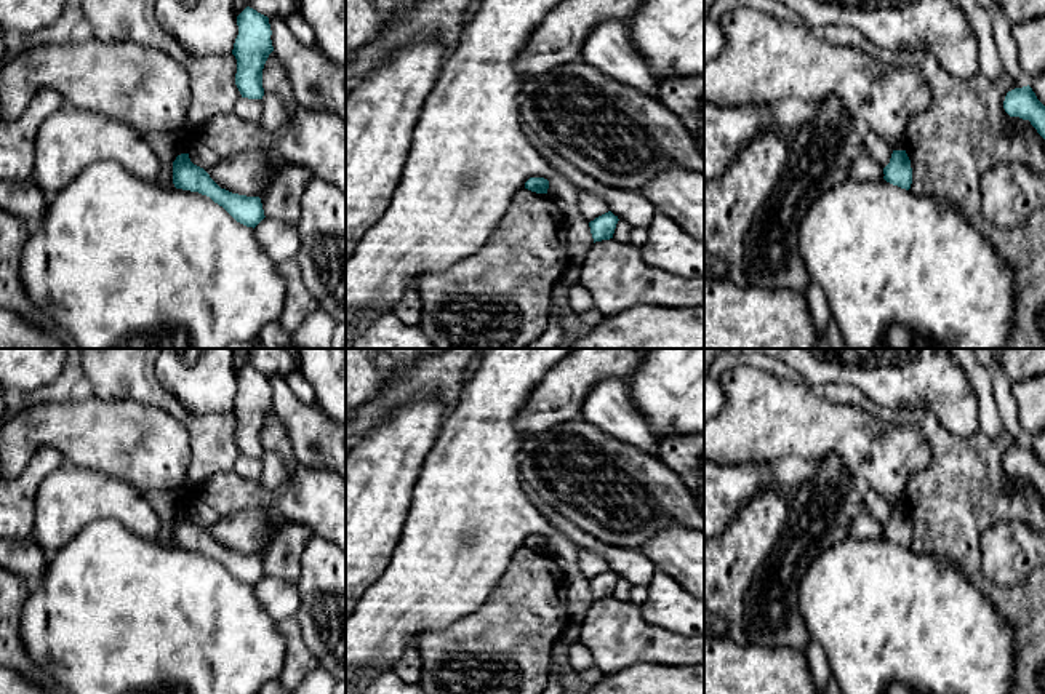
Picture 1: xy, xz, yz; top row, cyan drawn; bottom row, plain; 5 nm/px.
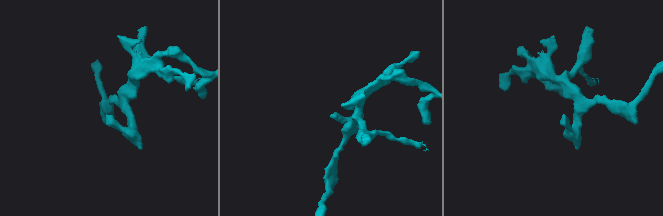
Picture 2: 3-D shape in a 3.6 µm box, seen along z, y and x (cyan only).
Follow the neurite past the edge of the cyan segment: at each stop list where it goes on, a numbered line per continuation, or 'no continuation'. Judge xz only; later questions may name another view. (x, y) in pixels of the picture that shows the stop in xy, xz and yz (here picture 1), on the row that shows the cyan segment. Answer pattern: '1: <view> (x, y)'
no continuation

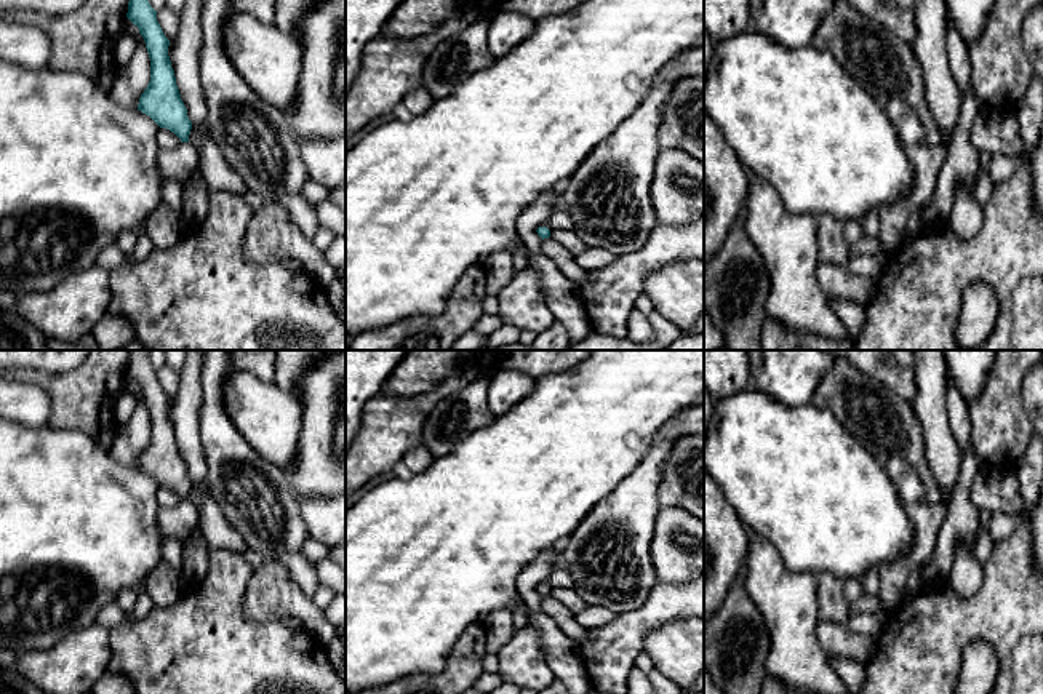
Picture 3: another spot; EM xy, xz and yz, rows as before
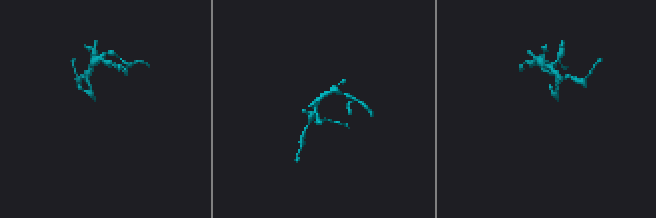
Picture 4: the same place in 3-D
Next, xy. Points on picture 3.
1: xy (179, 163)

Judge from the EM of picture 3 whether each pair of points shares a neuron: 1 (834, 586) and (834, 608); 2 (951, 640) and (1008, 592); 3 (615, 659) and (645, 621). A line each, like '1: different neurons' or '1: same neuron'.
1: same neuron
2: same neuron
3: same neuron

